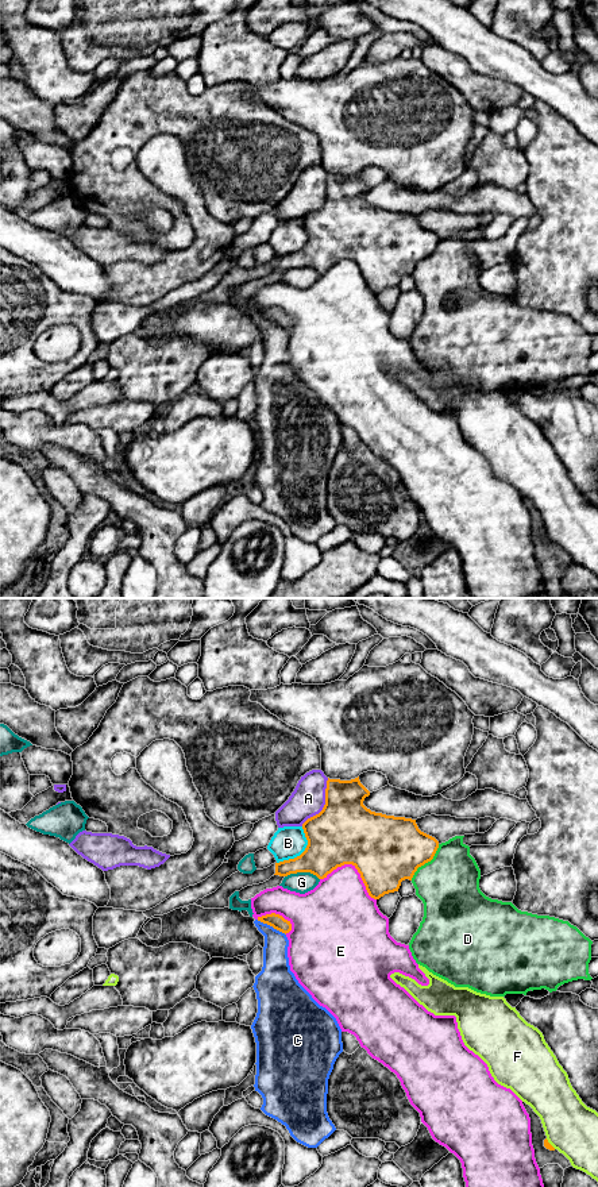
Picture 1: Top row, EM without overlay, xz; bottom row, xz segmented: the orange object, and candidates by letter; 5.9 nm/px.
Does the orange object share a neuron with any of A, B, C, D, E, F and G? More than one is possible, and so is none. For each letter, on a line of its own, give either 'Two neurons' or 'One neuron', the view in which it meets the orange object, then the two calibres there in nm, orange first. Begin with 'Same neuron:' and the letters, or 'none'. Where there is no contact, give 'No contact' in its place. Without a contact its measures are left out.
Same neuron: none
A: Two neurons. Touches orange in xz. Thickness 380 nm (orange) against 200 nm
B: Two neurons. Touches orange in xz. Thickness 360 nm (orange) against 190 nm
C: Two neurons. Touches orange in xz. Thickness 90 nm (orange) against 160 nm
D: Two neurons. Touches orange in xz. Thickness 420 nm (orange) against 360 nm
E: Two neurons. Touches orange in xz. Thickness 420 nm (orange) against 360 nm
F: Two neurons. Touches orange in xz. Thickness 40 nm (orange) against 320 nm
G: Two neurons. Touches orange in xz. Thickness 300 nm (orange) against 130 nm

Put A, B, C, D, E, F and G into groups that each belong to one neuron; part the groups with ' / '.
A / B / C / D / E / F / G

